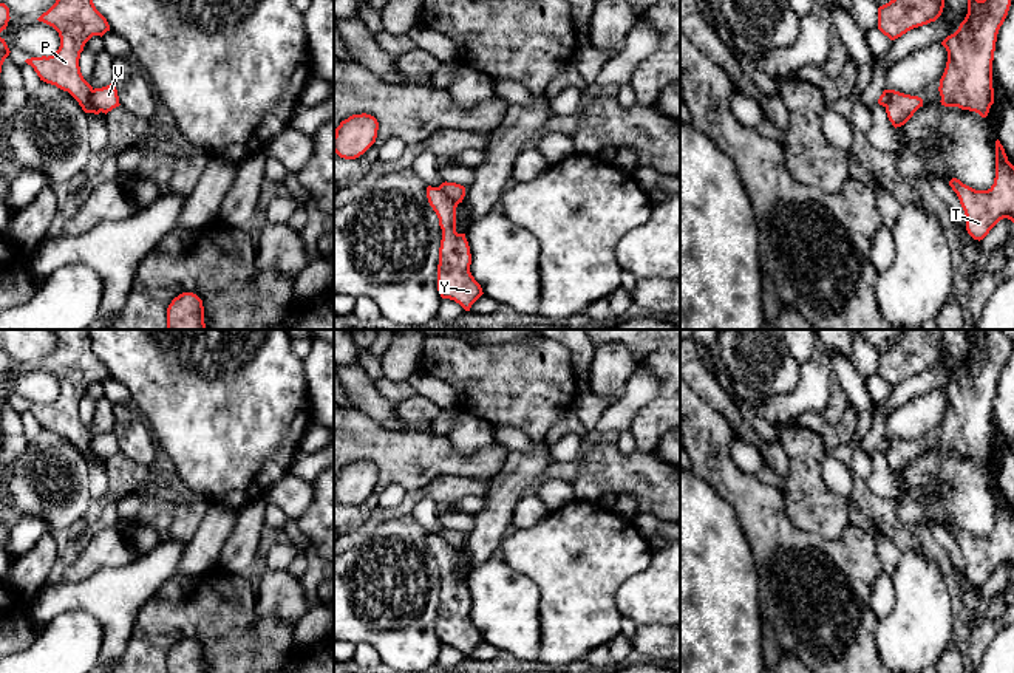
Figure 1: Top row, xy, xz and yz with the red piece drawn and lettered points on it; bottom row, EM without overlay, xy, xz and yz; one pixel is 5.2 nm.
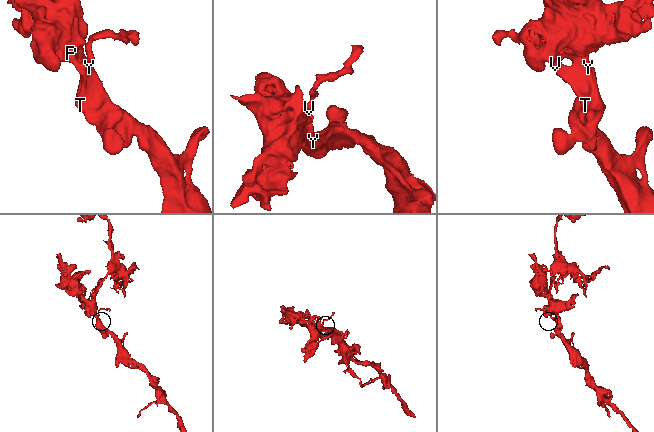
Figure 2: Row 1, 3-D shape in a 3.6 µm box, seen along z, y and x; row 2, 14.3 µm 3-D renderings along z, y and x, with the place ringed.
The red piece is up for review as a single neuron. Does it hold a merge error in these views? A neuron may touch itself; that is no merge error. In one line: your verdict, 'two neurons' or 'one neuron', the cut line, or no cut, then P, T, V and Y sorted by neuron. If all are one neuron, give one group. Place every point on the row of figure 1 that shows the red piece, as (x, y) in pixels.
two neurons; cut xy (91, 90), (91, 102), (101, 110); groups P T Y / V

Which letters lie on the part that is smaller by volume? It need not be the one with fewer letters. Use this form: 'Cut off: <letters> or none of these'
Cut off: V

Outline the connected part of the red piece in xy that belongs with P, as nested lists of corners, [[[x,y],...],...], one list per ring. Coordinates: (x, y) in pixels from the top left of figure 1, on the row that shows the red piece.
[[[56,0],[39,19],[53,26],[60,46],[53,56],[31,57],[25,62],[34,68],[40,80],[68,91],[85,113],[99,114],[91,102],[93,87],[83,79],[79,67],[80,53],[93,36],[110,31],[107,19],[93,0]]]

